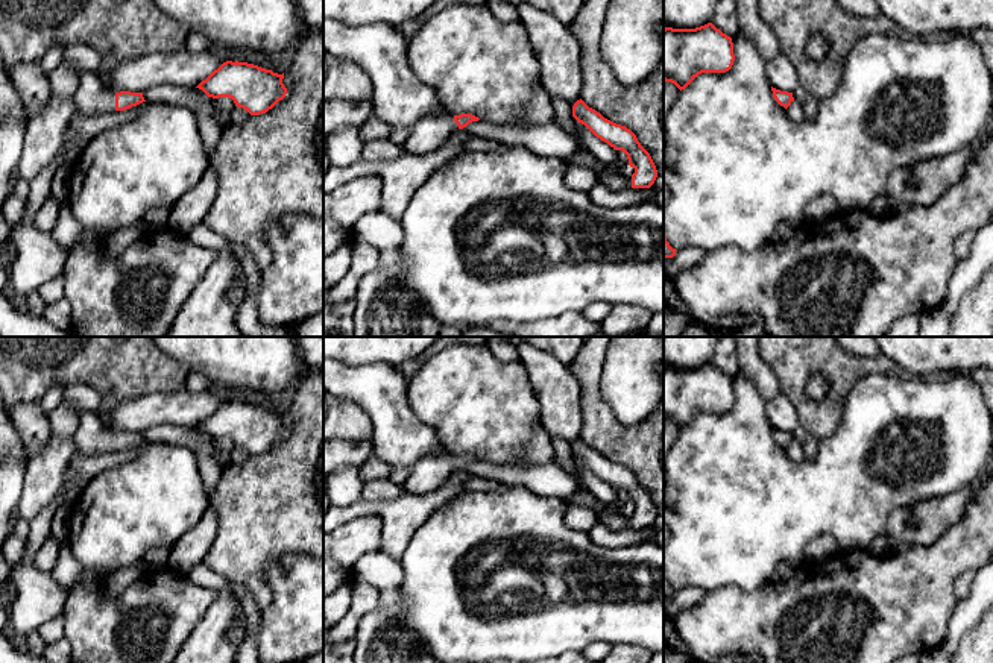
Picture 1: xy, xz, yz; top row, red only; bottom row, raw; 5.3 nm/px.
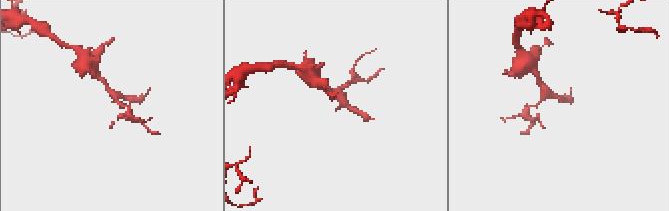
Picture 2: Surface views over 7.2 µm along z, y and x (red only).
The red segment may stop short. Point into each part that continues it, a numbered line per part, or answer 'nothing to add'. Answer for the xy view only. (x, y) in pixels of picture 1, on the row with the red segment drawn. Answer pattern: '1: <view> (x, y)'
1: xy (91, 97)

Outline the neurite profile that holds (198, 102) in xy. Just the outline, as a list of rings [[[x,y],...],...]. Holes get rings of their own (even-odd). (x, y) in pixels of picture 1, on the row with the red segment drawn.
[[[156,85],[141,93],[149,103],[169,103],[191,109],[197,117],[200,137],[210,159],[223,127],[213,117],[210,111],[210,97],[205,93],[199,93],[197,88],[173,85]]]

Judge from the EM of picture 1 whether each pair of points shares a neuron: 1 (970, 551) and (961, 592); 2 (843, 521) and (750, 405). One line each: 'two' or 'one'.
1: two
2: one

